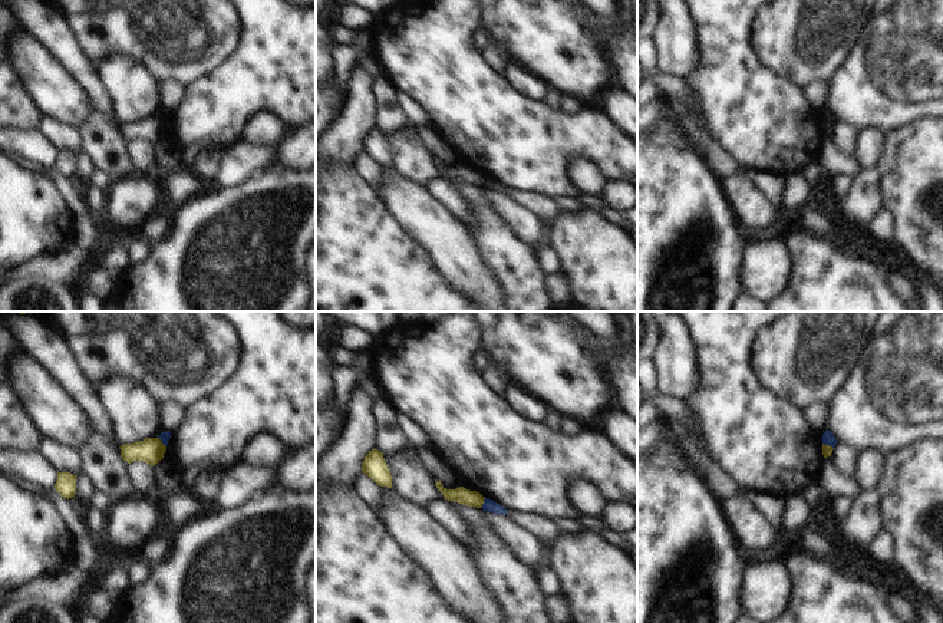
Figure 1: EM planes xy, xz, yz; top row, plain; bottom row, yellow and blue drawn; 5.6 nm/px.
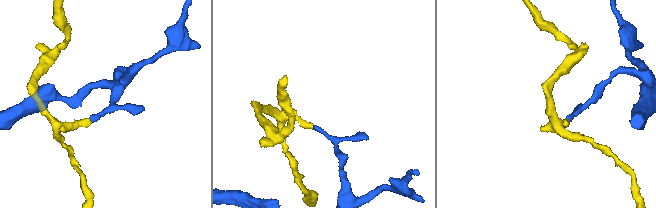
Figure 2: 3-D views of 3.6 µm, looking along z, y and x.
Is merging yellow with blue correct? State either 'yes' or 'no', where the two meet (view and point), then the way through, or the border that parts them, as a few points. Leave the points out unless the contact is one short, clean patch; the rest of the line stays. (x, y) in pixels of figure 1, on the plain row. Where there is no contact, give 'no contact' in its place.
no; meets yellow in xz at (482, 181); border along xz (485, 177), (481, 185)

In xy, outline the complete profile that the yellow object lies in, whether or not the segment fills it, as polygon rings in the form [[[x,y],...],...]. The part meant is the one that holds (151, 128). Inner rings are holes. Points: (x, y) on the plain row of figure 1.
[[[146,116],[133,122],[123,122],[119,125],[121,136],[128,142],[142,139],[149,144],[156,144],[166,129],[166,125],[159,116]]]

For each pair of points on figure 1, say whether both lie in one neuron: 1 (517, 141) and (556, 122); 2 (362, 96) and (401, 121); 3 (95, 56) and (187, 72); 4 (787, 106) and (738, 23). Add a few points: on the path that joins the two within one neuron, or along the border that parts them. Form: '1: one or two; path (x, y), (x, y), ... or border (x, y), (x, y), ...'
1: one; path (527, 141), (546, 125)
2: two; border (378, 81), (375, 86), (375, 125)
3: one; path (118, 45), (160, 45), (164, 49)
4: one; path (765, 86), (738, 59), (738, 45)

